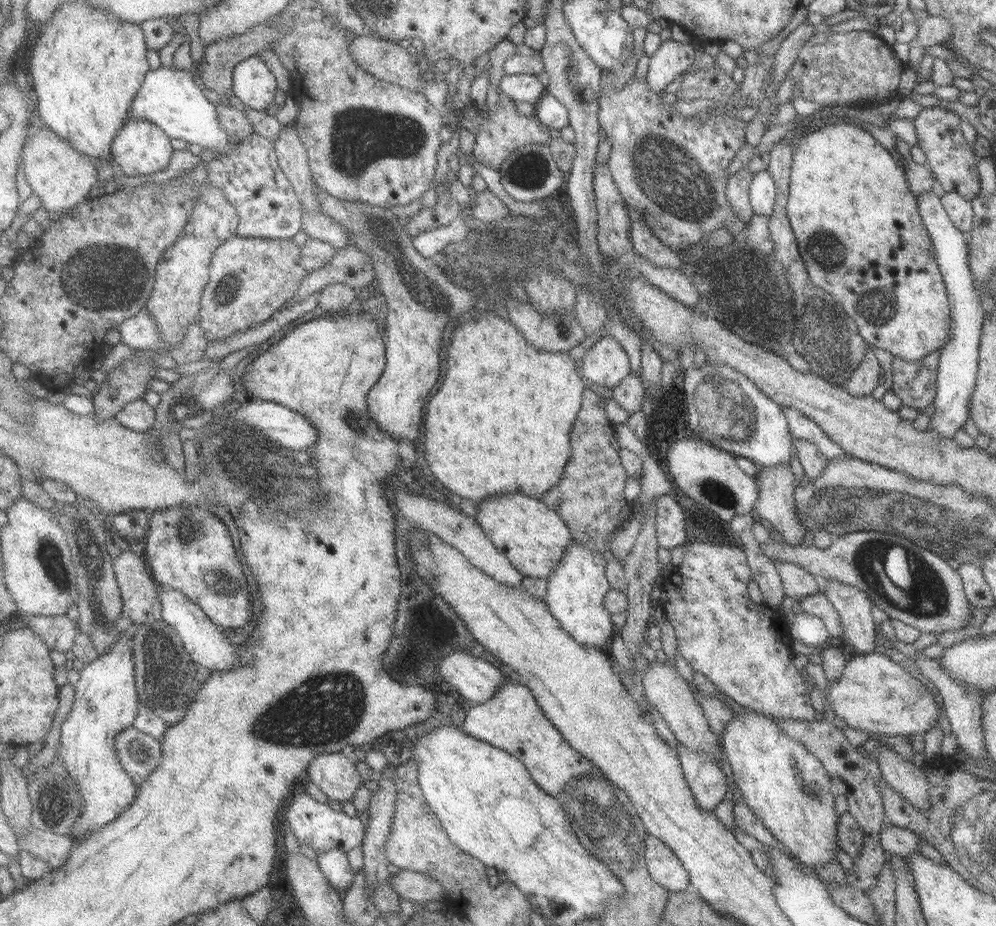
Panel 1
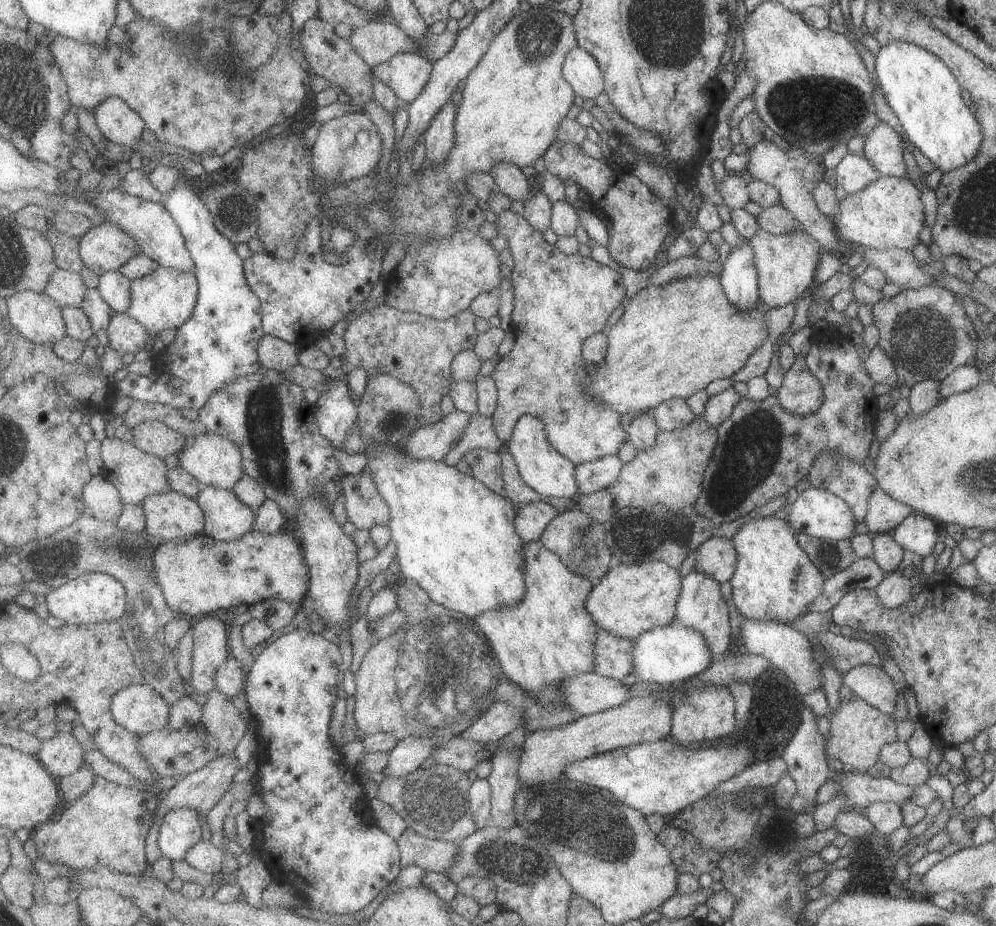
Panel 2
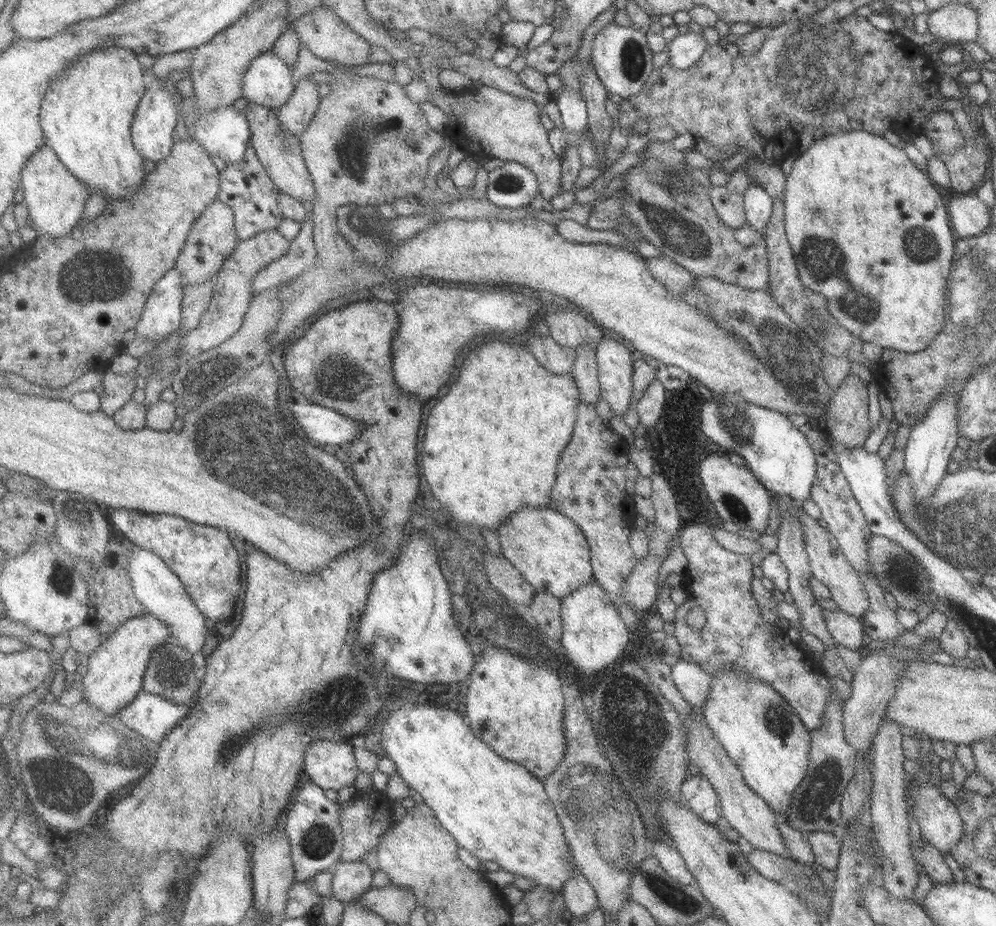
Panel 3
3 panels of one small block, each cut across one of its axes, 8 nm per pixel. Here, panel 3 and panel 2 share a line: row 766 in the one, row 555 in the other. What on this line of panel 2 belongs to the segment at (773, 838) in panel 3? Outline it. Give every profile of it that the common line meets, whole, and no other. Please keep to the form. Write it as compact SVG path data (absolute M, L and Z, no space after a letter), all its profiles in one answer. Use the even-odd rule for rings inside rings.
M716 536L710 537L699 546L694 568L723 583L734 576L736 563L737 552L733 540Z

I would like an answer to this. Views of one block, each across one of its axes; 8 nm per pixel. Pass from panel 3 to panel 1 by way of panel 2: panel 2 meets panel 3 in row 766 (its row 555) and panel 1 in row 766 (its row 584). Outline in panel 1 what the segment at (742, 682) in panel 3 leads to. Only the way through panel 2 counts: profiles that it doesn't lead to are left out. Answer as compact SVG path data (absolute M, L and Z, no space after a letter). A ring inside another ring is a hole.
M746 708L747 713L743 716L736 715L733 716L733 719L727 724L726 731L724 731L723 743L725 748L725 754L728 756L730 761L733 777L735 780L735 786L740 789L740 792L743 794L742 799L750 807L750 810L754 812L756 818L760 819L760 822L774 835L776 840L779 840L788 850L791 852L791 856L800 861L807 868L818 868L819 866L824 866L829 862L834 862L837 860L837 850L839 849L839 836L837 824L839 821L839 816L836 816L836 810L834 809L834 802L836 802L836 792L834 789L834 784L831 781L831 778L828 776L826 769L823 767L820 759L812 753L808 748L803 744L796 743L794 739L790 739L782 733L782 729L777 725L776 722L768 716L760 712L753 712Z

